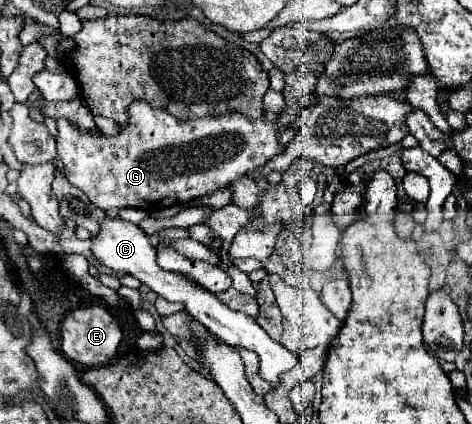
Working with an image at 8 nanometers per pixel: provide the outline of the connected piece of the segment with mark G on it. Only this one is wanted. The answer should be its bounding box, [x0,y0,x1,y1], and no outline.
[56,100,282,212]

